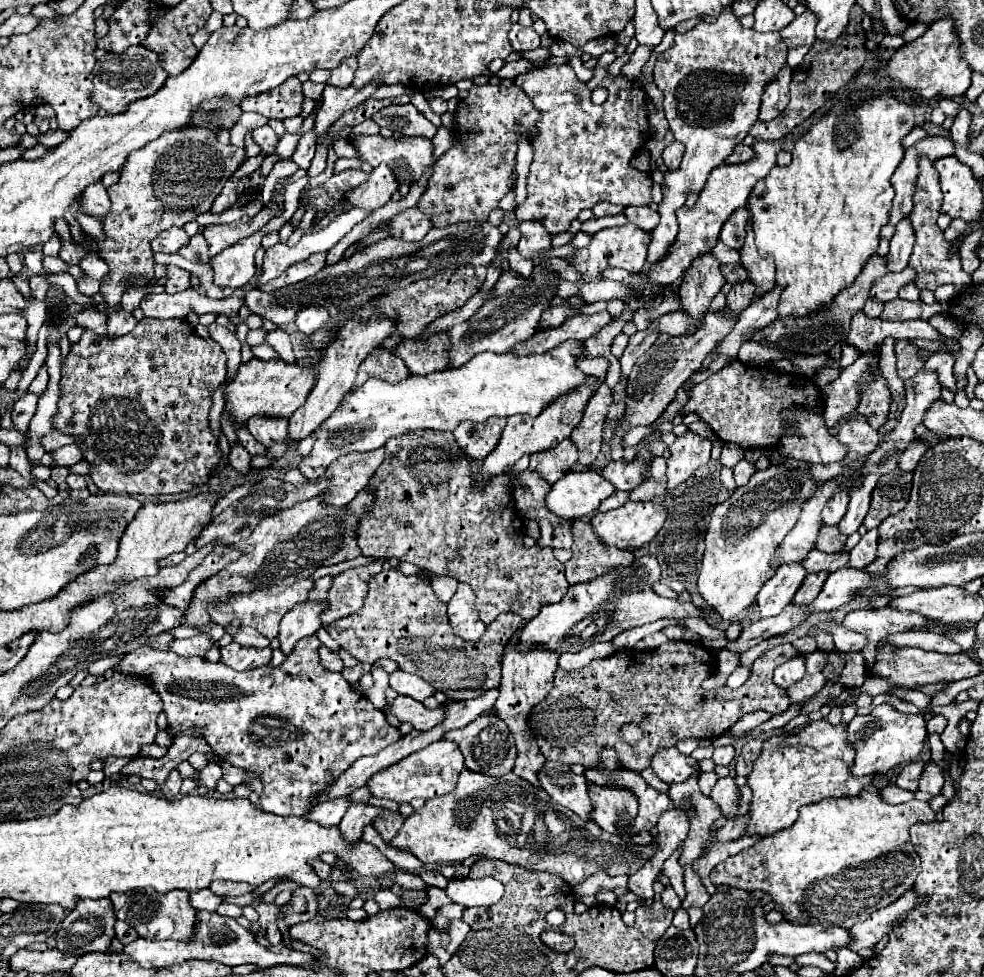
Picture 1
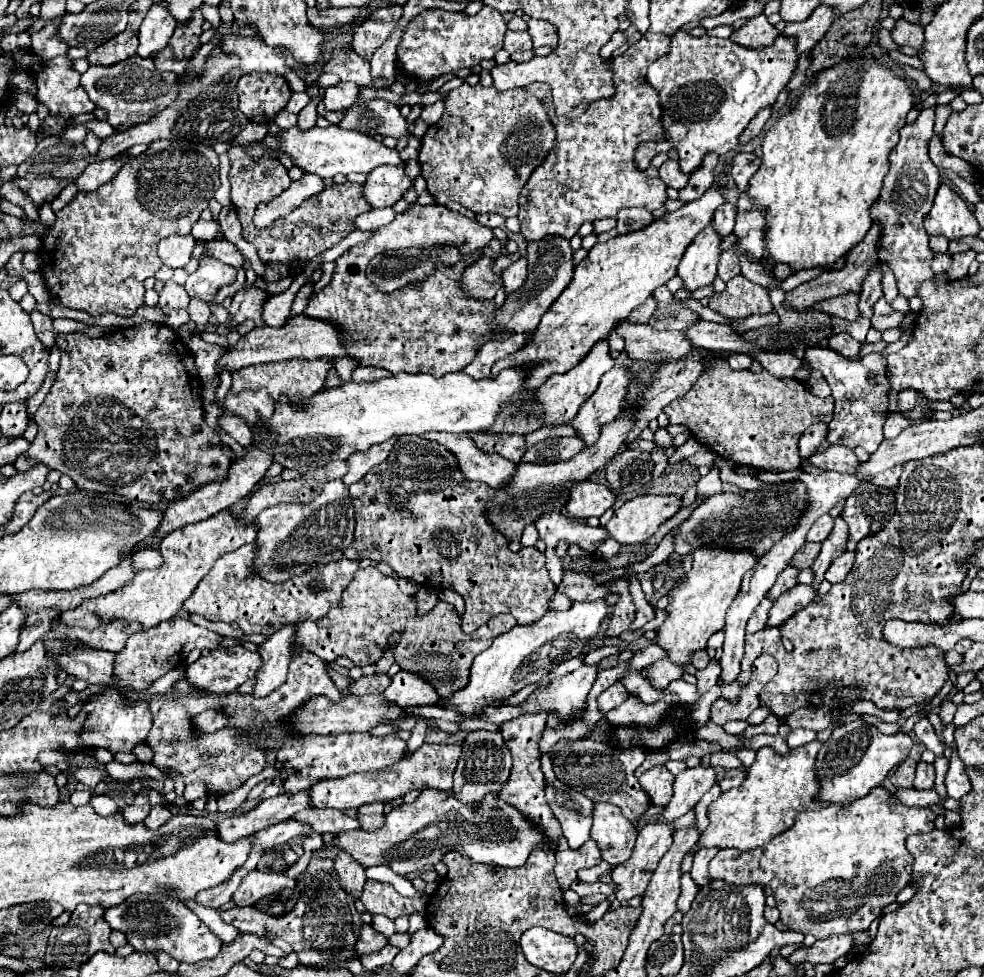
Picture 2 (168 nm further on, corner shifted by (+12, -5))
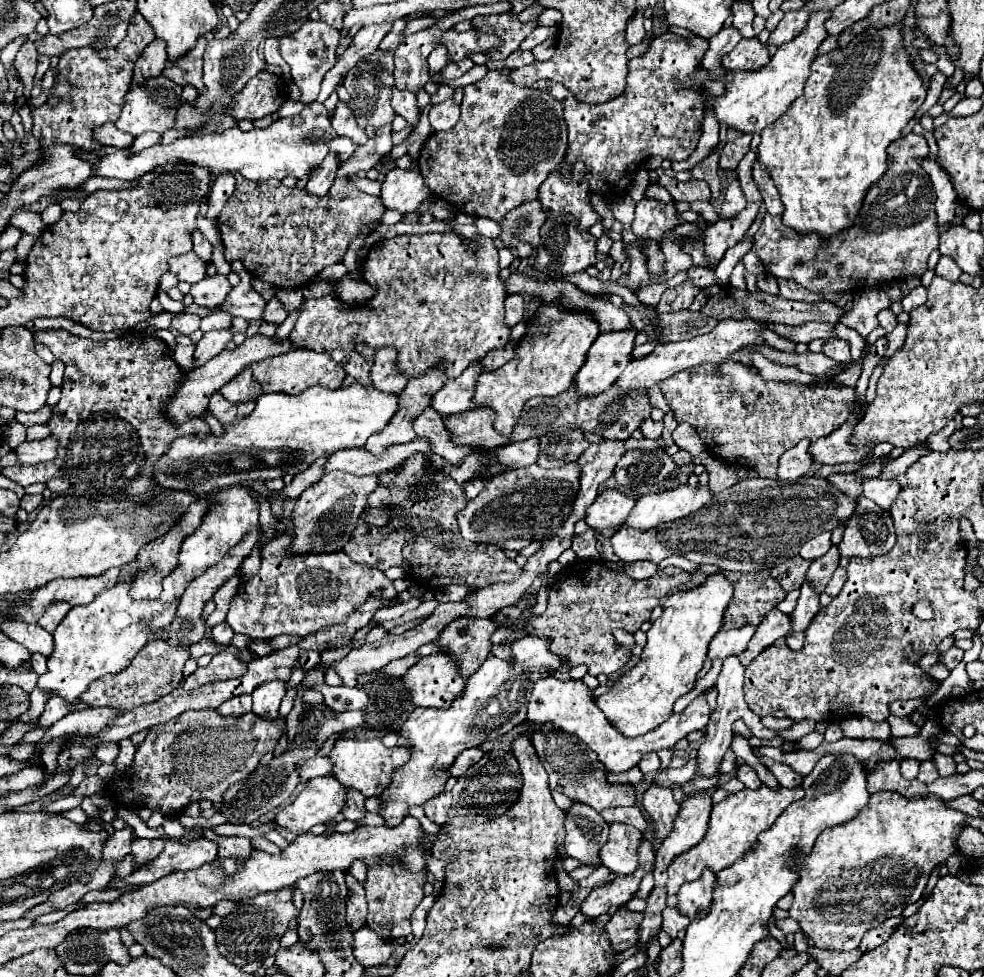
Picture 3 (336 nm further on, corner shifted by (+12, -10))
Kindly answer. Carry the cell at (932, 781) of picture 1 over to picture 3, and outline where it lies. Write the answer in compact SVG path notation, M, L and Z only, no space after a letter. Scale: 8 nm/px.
M923 761L921 763L917 779L923 781L923 783L933 783L935 779L939 779L939 773L937 773L937 767L933 765L933 761Z

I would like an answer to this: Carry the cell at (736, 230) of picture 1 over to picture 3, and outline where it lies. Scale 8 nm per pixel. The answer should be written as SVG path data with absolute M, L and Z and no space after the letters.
M733 179L725 191L725 201L723 201L723 207L721 207L721 217L733 217L735 213L739 213L741 209L745 209L747 201L745 201L745 195L739 187L739 181Z

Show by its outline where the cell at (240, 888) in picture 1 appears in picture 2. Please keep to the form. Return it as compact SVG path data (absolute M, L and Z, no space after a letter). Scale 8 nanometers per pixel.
M253 870L243 878L243 882L239 884L231 900L237 906L253 906L267 896L273 896L283 890L295 890L295 888L299 888L299 882L293 878L287 878L285 874Z

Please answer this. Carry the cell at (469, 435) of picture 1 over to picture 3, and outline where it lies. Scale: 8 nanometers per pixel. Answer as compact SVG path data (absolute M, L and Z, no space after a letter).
M525 439L497 447L497 457L509 469L529 467L539 457L539 439Z

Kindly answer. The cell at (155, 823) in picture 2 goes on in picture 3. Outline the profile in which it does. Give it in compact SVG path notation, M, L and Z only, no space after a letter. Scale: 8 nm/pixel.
M135 839L131 843L131 855L137 857L137 865L149 861L149 859L155 859L163 847L165 847L165 839Z

